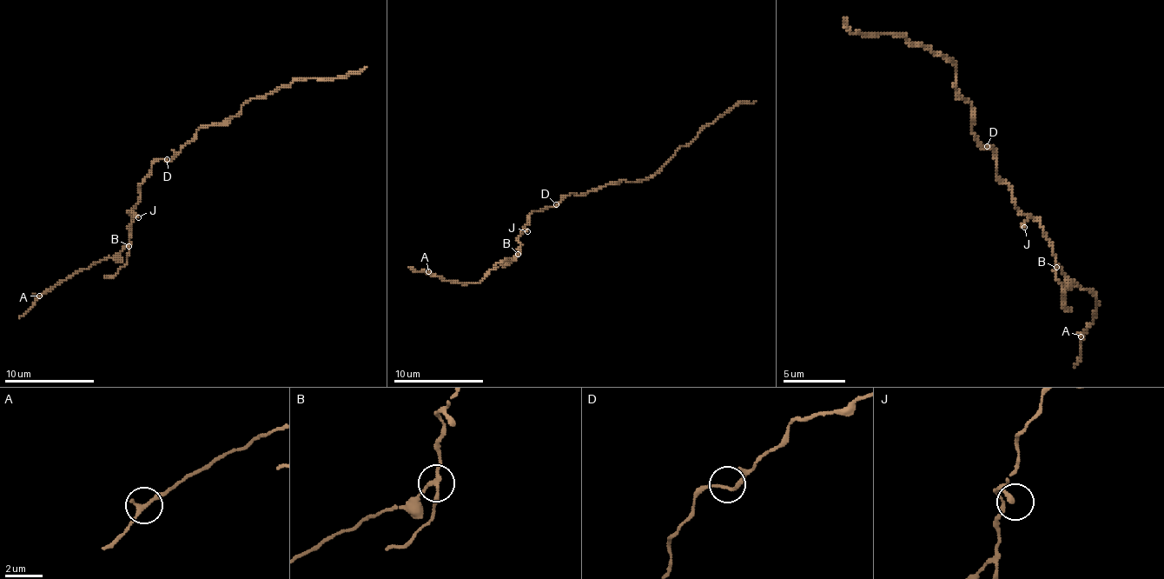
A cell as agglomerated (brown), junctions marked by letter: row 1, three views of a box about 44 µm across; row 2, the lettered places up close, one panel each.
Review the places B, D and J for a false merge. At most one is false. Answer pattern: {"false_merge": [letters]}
{"false_merge": ["B"]}

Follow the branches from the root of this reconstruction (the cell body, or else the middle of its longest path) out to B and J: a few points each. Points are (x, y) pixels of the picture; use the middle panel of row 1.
B: (556, 204), (534, 211), (530, 216), (530, 222), (519, 238), (520, 242), (519, 254)
J: (556, 204), (534, 211), (523, 234), (527, 231)

